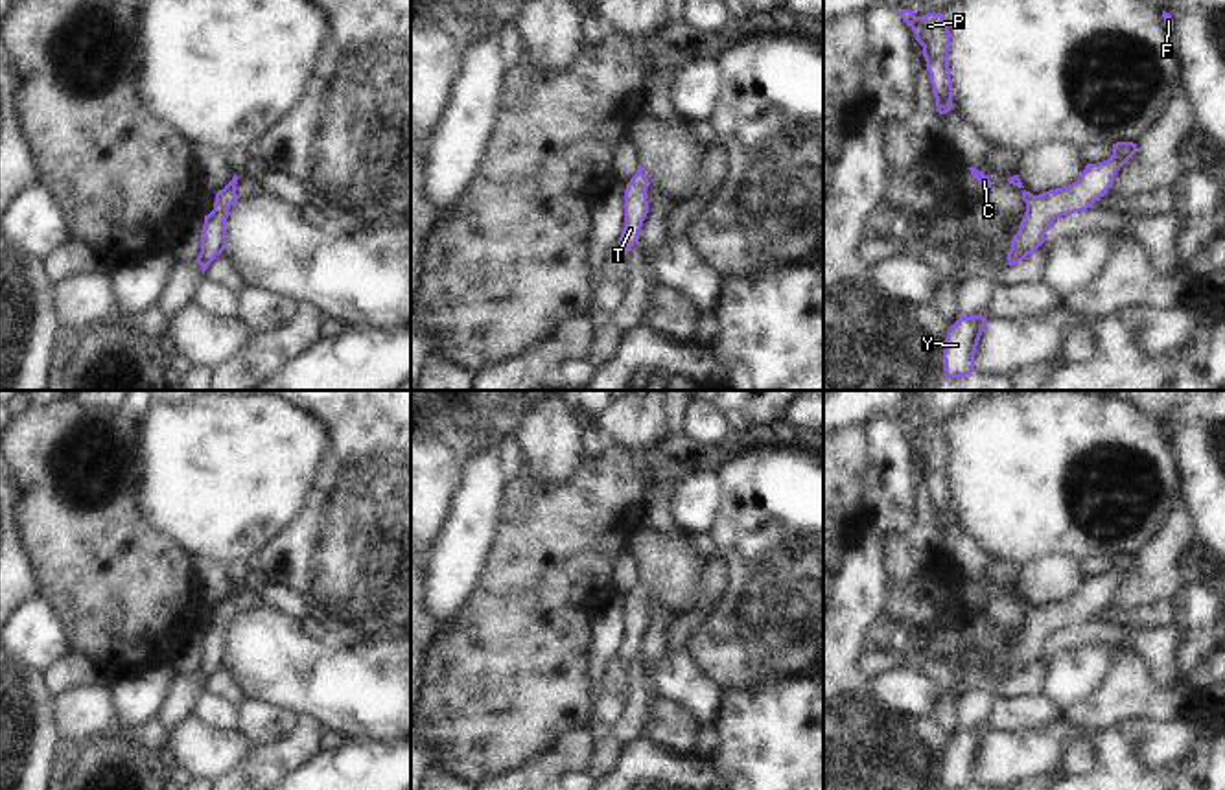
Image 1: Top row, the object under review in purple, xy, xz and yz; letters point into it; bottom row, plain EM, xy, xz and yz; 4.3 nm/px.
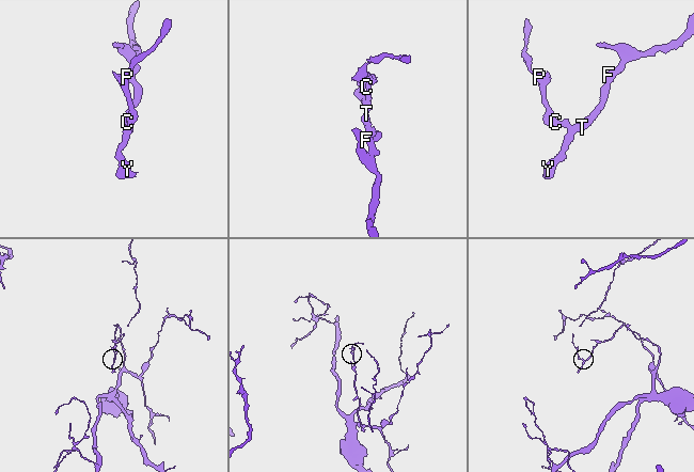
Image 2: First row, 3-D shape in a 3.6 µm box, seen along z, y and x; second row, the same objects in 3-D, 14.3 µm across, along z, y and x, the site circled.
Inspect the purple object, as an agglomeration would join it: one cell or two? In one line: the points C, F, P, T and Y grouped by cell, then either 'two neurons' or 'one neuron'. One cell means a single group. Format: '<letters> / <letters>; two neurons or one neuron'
C F P T Y; one neuron

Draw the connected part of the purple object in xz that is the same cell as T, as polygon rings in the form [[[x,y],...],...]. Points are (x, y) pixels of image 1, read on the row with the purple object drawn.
[[[641,164],[637,166],[636,175],[630,179],[624,190],[624,228],[619,238],[619,245],[630,252],[639,239],[639,230],[648,214],[647,188],[650,186],[648,179],[643,173]]]

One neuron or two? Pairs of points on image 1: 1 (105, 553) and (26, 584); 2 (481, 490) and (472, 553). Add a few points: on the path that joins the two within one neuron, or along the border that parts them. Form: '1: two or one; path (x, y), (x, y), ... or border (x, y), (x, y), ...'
1: two; border (23, 538), (34, 560), (34, 571), (43, 593)
2: one; path (479, 505), (472, 538)

